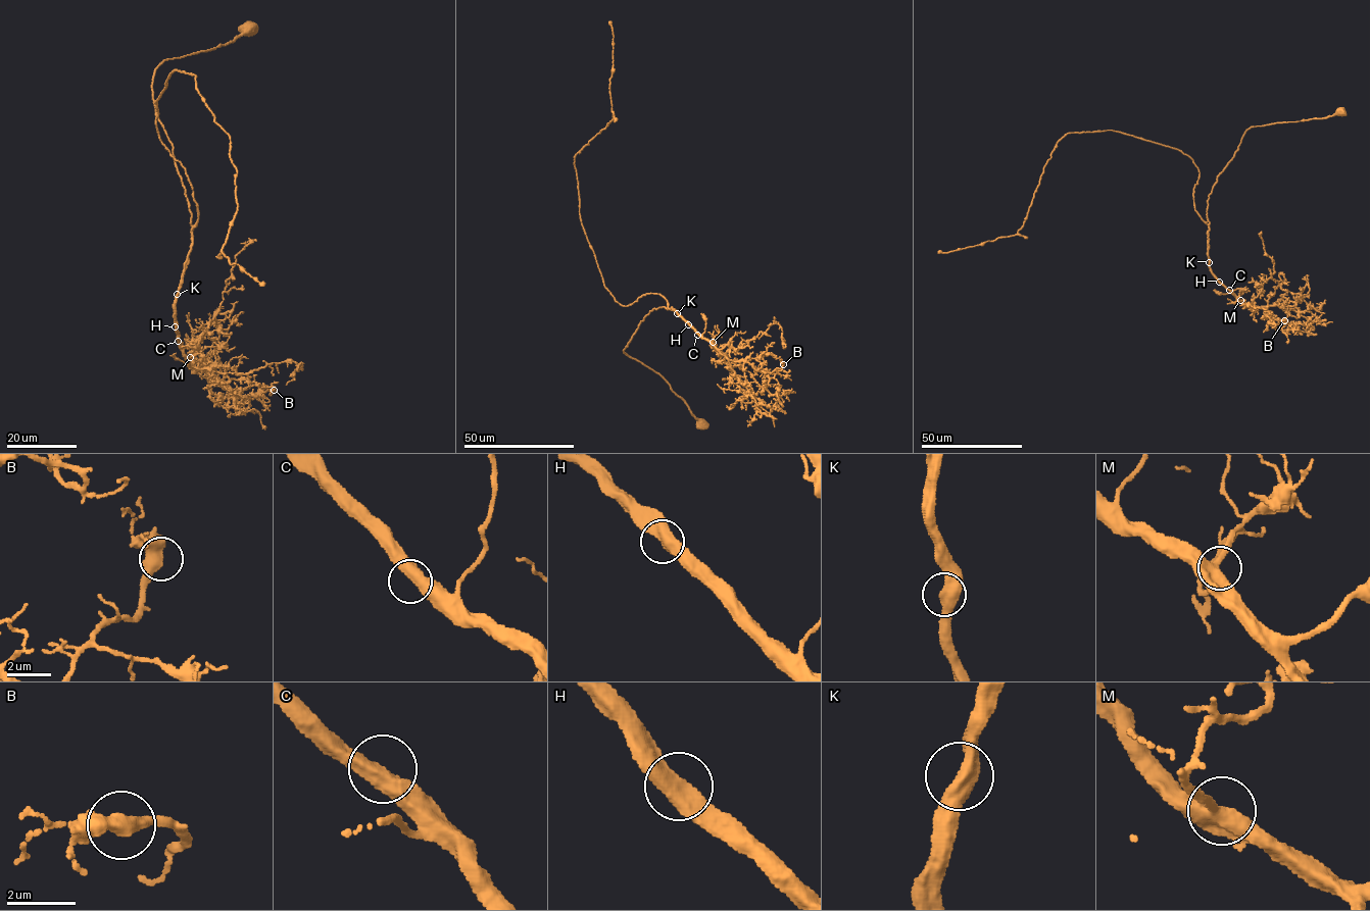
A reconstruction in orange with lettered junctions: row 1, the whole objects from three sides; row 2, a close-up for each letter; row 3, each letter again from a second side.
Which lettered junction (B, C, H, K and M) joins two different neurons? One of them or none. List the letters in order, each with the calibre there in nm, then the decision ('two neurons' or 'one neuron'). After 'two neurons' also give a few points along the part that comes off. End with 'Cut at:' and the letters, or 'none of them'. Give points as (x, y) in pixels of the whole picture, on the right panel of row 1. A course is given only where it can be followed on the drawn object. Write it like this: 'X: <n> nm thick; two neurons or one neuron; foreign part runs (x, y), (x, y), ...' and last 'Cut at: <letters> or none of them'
B: 480 nm thick; one neuron
C: 480 nm thick; one neuron
H: 500 nm thick; one neuron
K: 500 nm thick; one neuron
M: 480 nm thick; one neuron
Cut at: none of them

